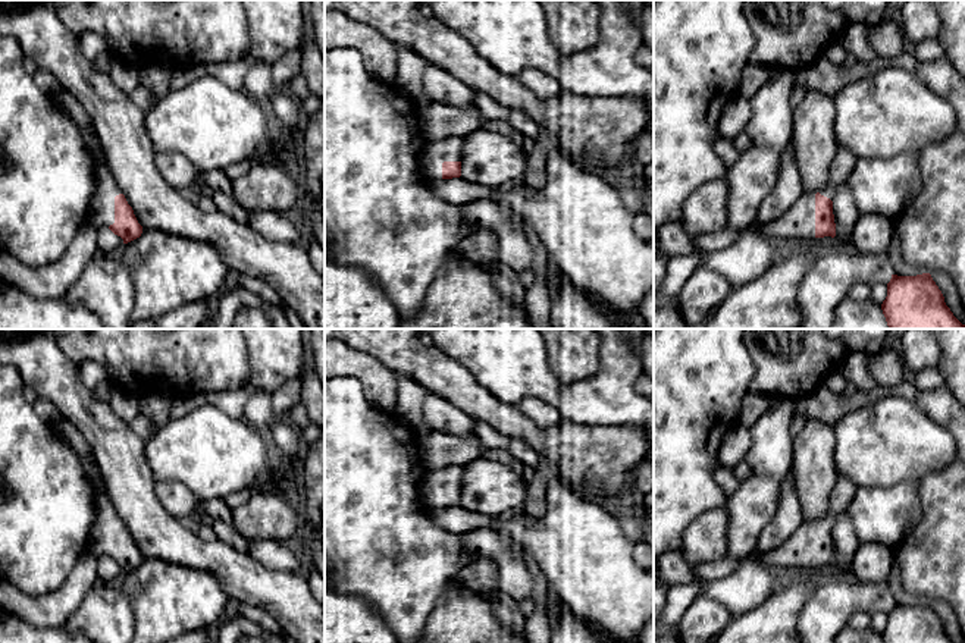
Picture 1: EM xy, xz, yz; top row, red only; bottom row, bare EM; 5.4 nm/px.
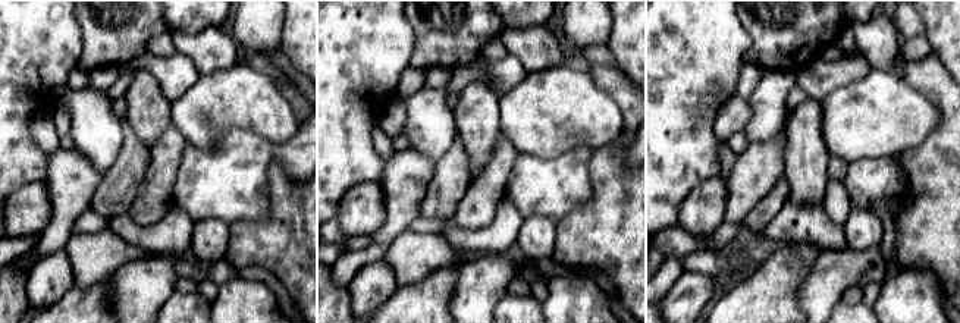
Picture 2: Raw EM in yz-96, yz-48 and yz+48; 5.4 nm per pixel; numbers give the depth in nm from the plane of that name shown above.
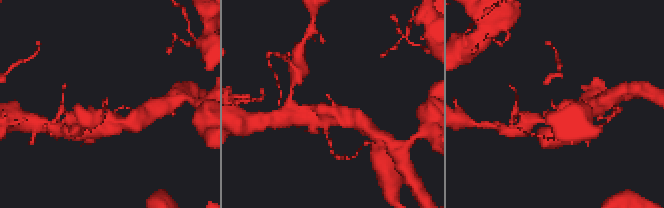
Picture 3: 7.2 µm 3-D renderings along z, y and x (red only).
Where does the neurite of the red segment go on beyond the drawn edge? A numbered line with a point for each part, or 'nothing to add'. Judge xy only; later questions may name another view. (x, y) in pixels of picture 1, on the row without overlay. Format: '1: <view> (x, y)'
1: xy (102, 540)

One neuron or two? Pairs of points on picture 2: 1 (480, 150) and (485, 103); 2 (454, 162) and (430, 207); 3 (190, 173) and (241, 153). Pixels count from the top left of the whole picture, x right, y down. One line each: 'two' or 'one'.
1: one
2: one
3: one

